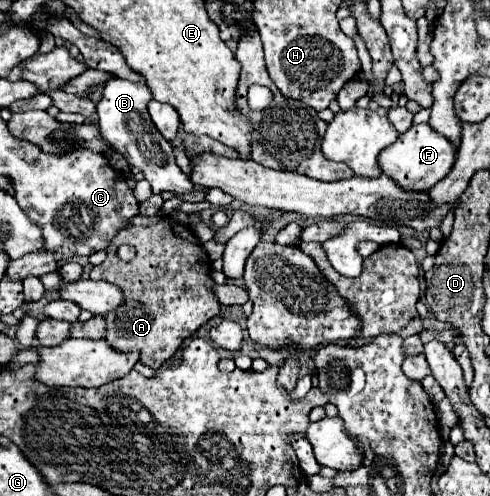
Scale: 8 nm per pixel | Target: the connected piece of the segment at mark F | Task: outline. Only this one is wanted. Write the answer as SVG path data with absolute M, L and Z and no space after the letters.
M429 123L413 125L409 131L397 137L391 147L385 147L379 155L379 165L385 175L395 179L399 185L407 187L409 191L425 191L439 183L453 167L457 159L457 145L449 141L445 135L431 129Z

